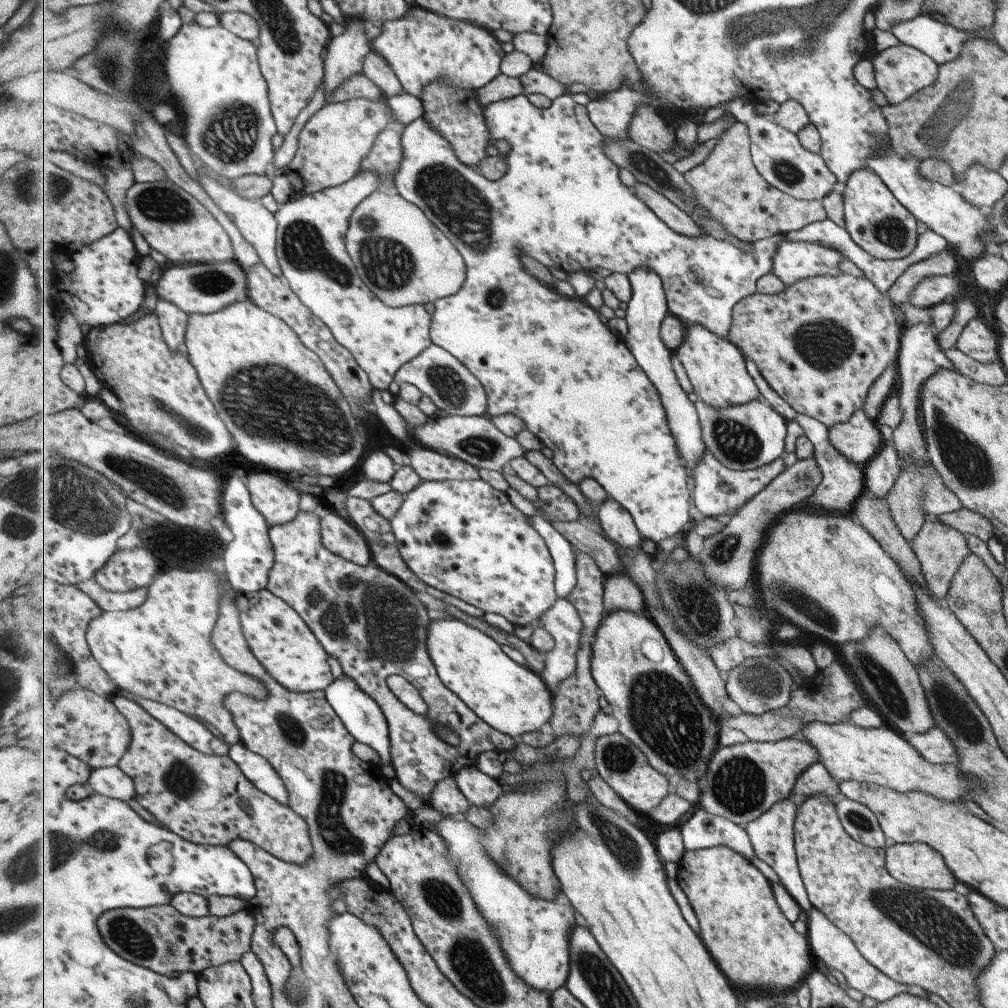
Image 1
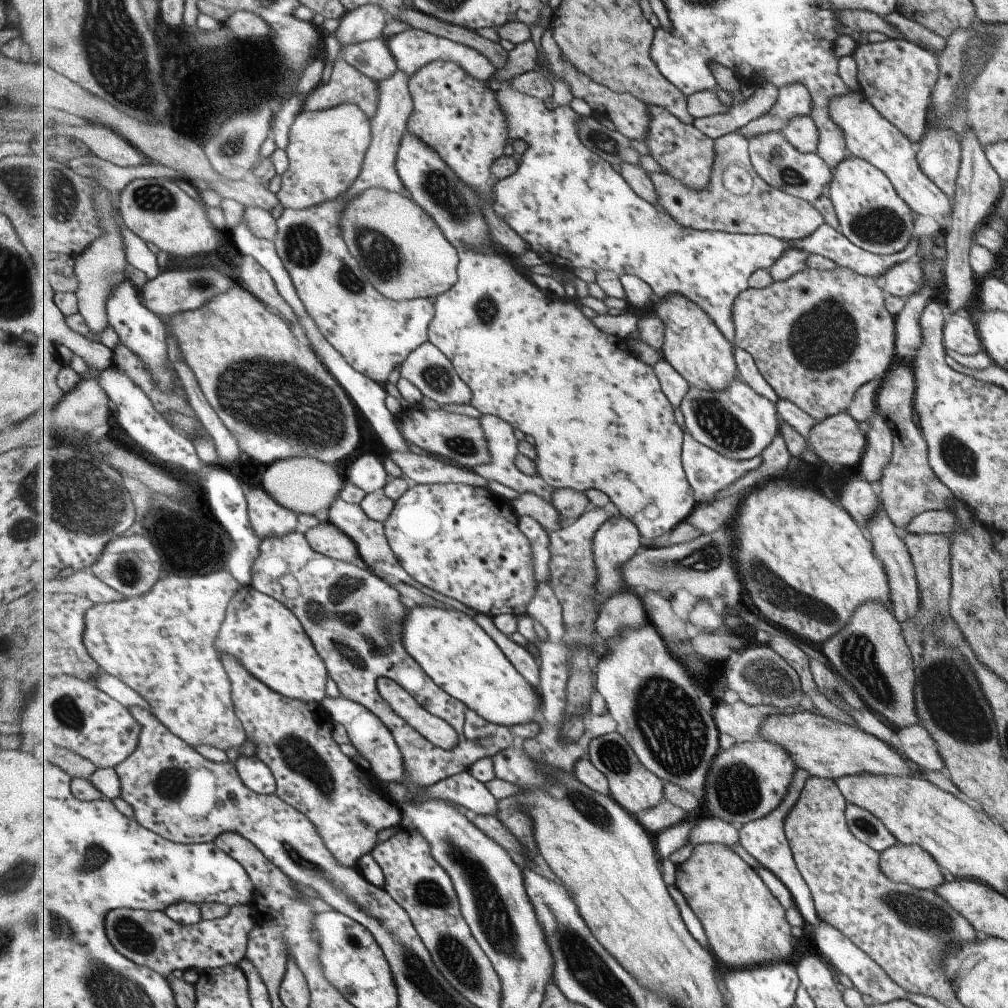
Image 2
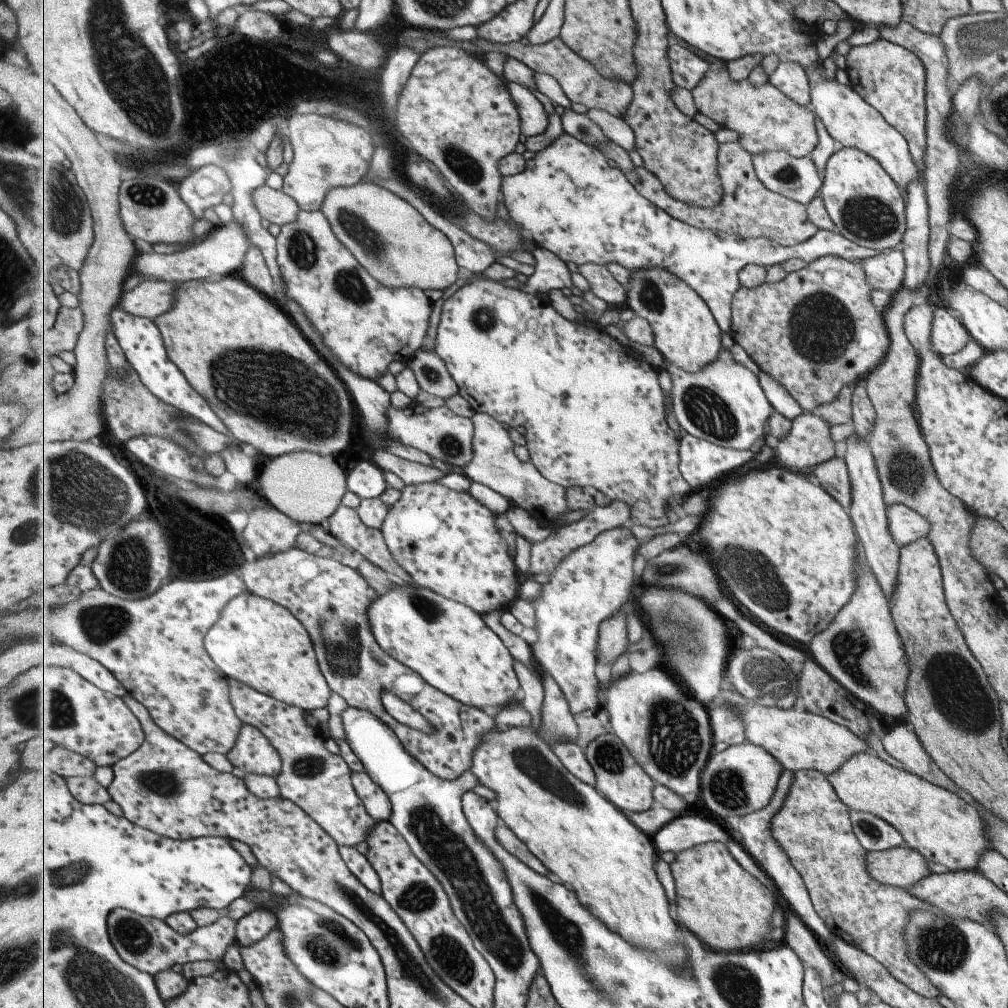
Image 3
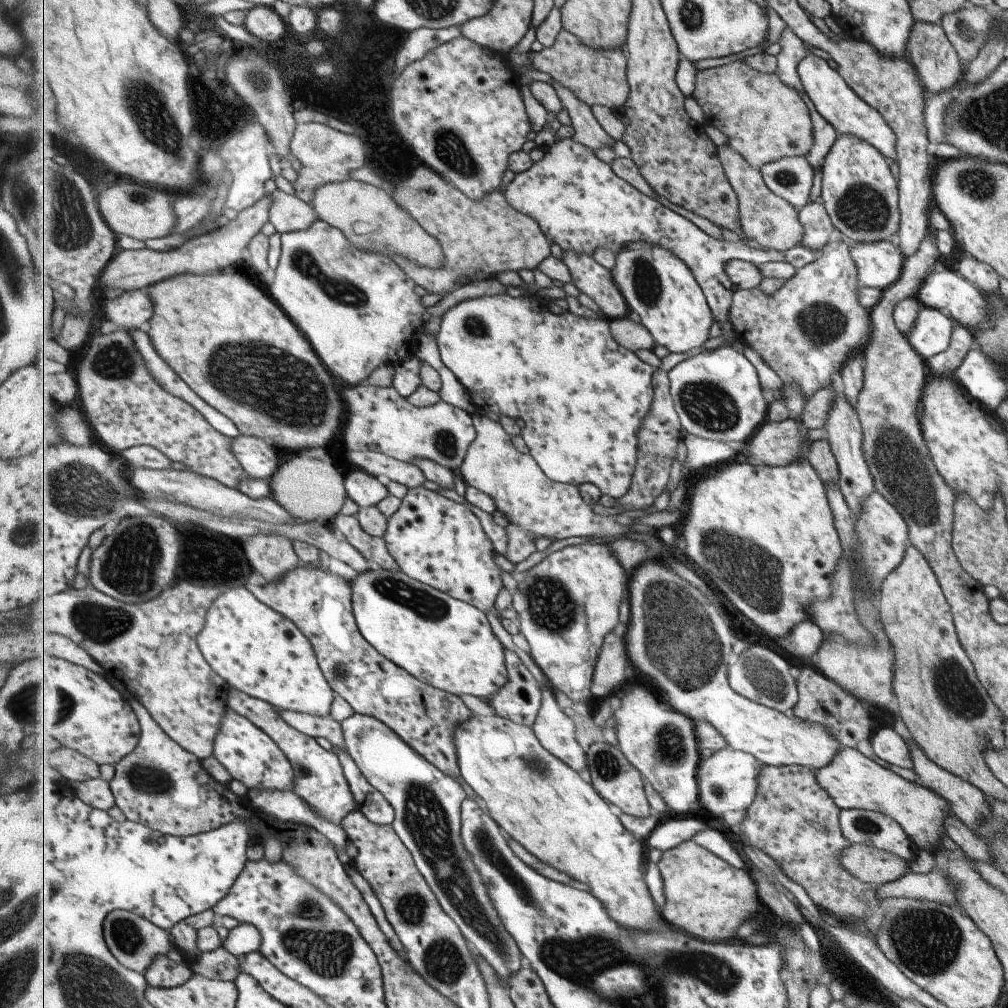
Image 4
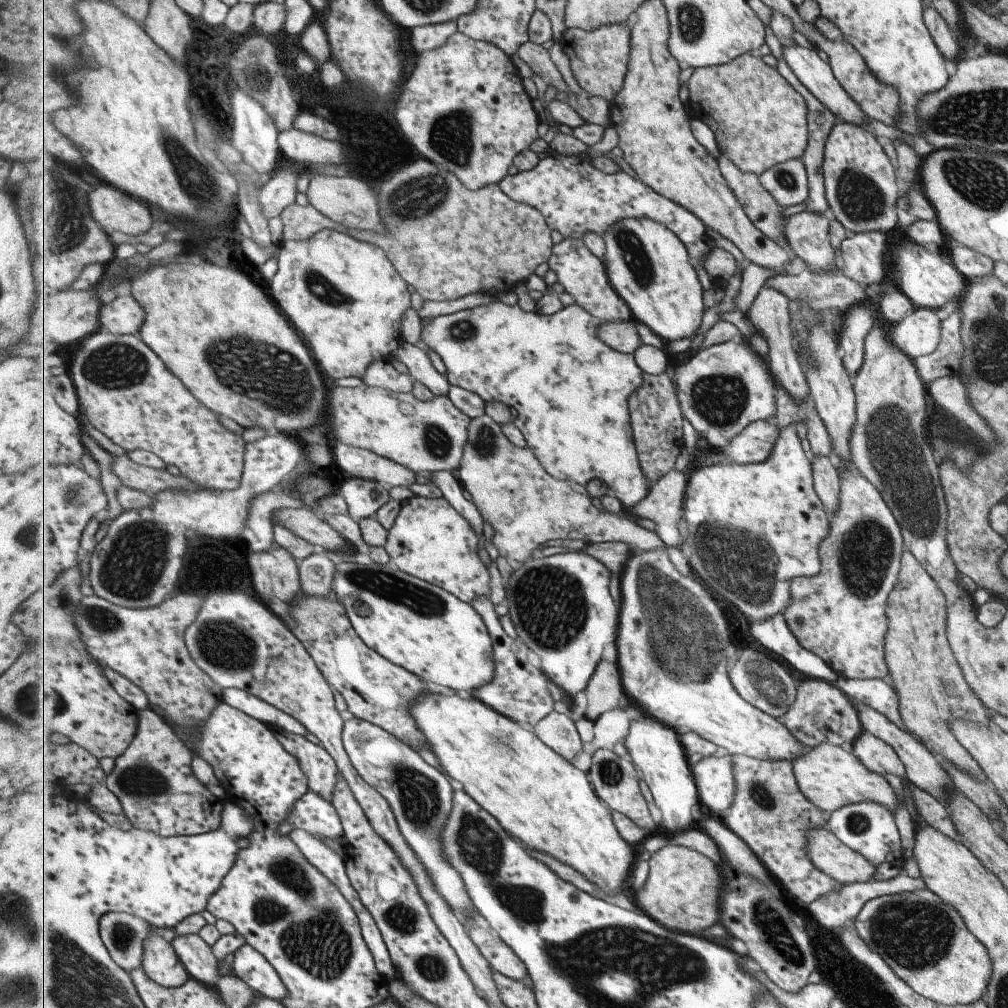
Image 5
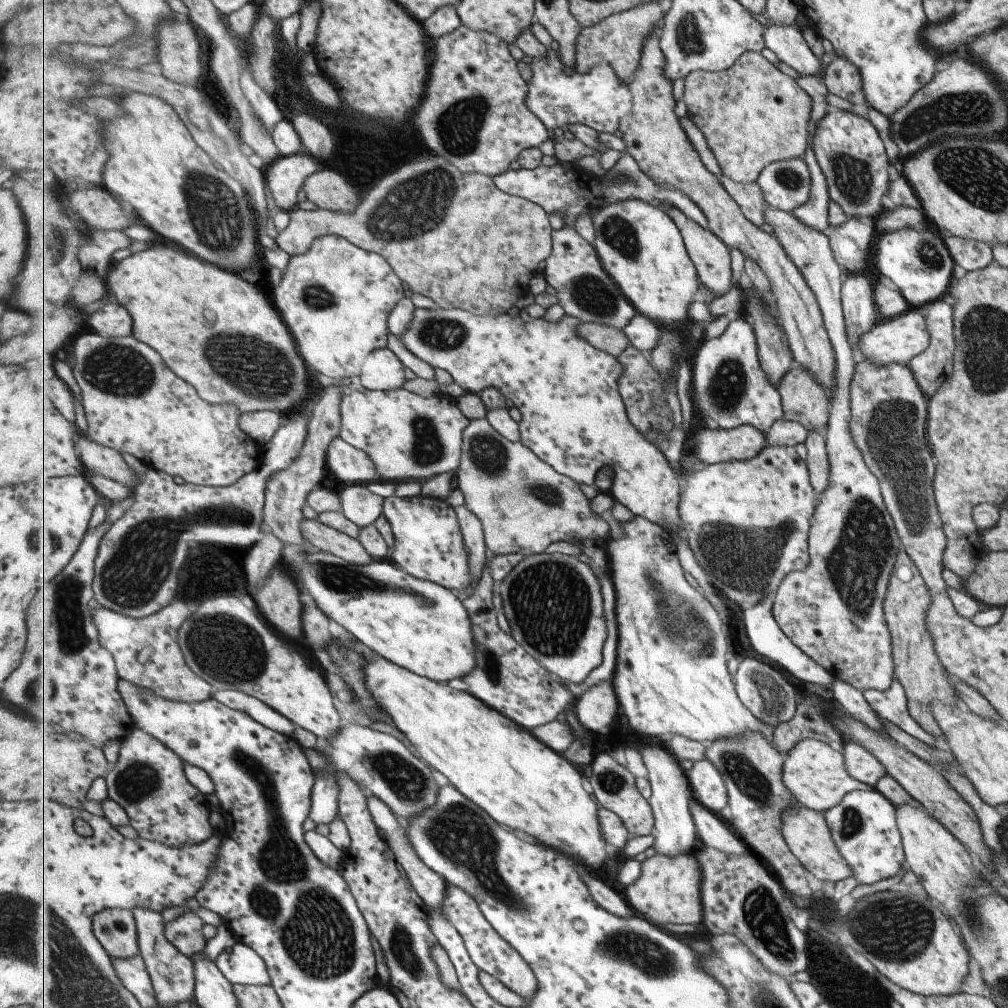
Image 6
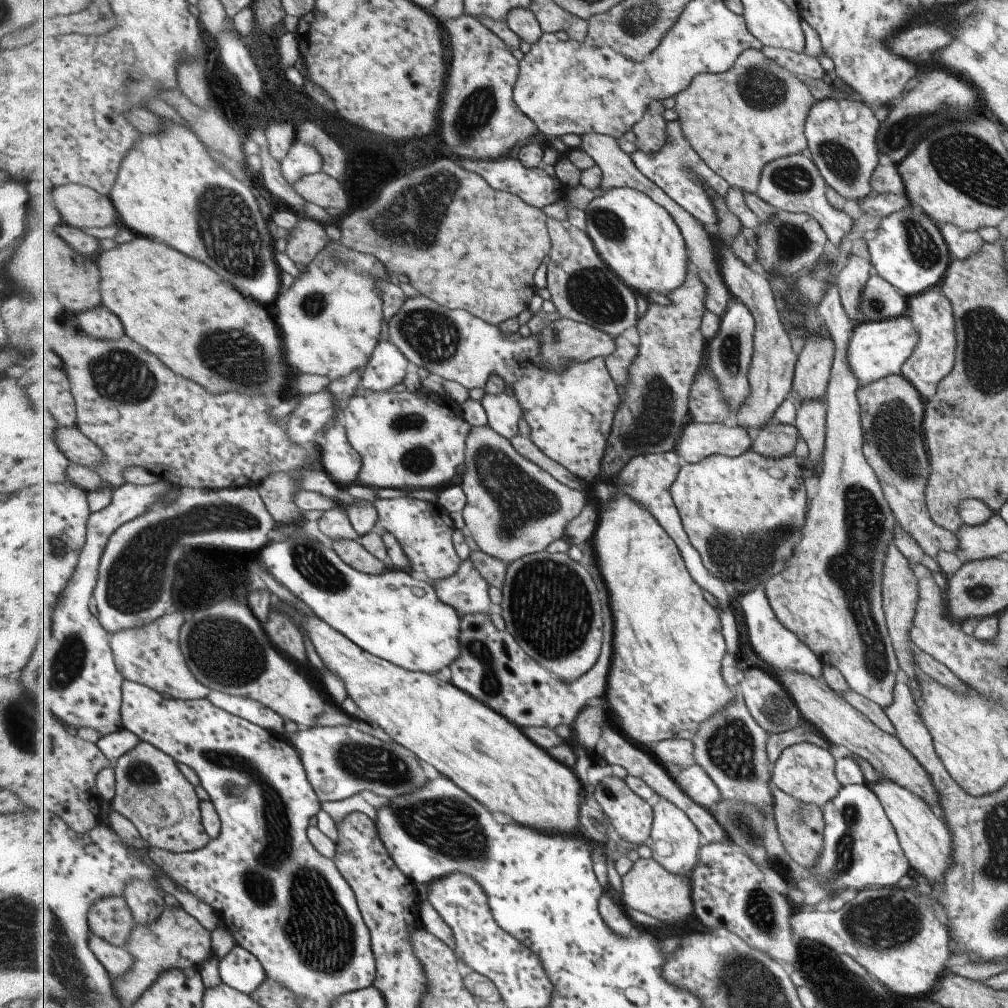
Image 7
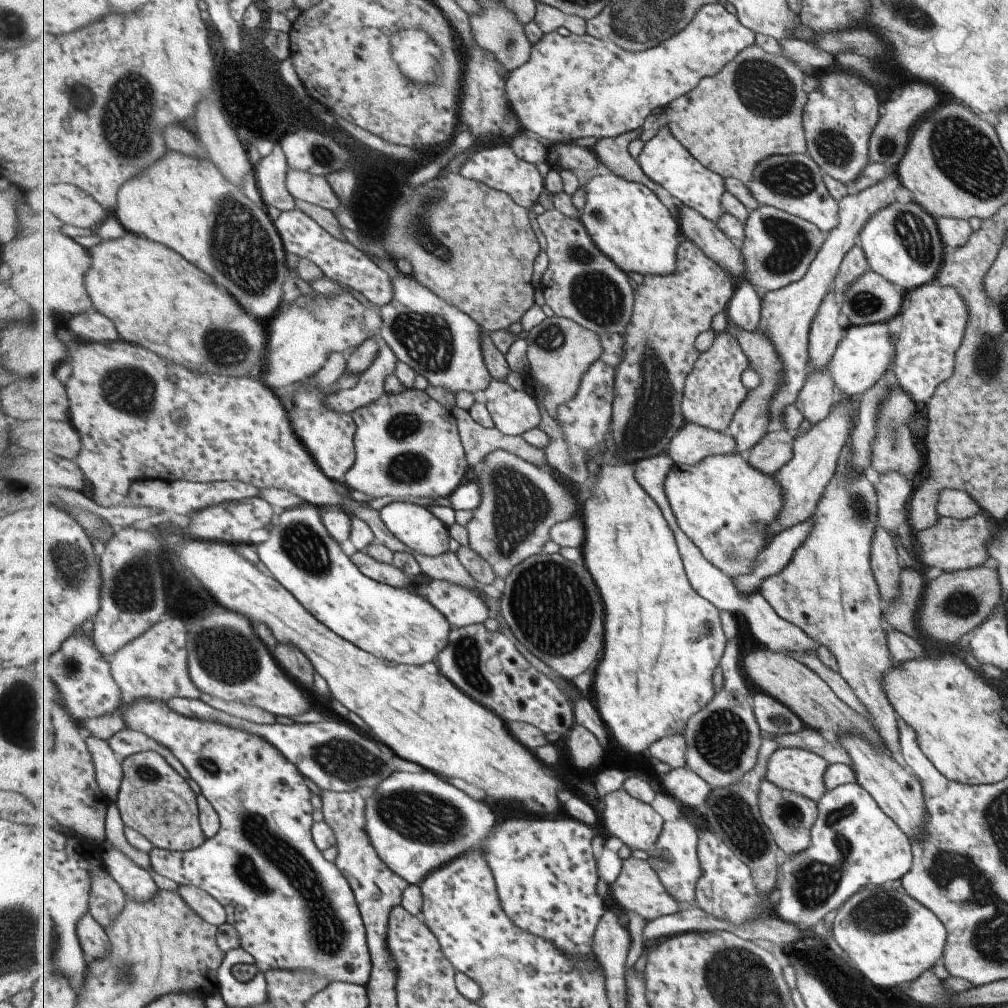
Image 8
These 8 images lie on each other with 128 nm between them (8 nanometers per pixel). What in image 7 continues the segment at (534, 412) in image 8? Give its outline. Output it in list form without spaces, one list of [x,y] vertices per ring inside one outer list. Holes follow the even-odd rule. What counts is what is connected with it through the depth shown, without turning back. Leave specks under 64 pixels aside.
[[[485,394],[481,399],[488,414],[488,425],[504,436],[512,439],[520,434],[521,420],[525,417],[517,396],[511,394]]]

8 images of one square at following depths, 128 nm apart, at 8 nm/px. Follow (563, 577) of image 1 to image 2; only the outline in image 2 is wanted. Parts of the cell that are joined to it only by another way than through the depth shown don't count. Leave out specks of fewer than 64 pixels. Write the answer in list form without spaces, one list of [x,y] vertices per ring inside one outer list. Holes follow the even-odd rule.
[[[525,515],[520,517],[519,525],[521,532],[529,538],[530,544],[533,544],[533,562],[535,562],[535,572],[537,580],[541,583],[551,584],[551,536],[546,528],[535,520],[532,516]]]

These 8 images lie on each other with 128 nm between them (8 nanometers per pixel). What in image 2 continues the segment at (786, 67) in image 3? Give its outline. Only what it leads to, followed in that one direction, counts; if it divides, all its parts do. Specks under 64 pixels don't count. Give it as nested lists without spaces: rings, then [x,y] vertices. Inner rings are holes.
[[[787,84],[778,90],[779,98],[776,106],[765,116],[749,122],[747,126],[738,130],[748,141],[767,132],[783,130],[795,116],[810,114],[811,98],[803,84]]]

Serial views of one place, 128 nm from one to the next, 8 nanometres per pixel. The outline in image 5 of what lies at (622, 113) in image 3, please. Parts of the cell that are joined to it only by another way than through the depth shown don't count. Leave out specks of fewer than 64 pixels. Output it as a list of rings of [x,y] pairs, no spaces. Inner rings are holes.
[[[631,23],[609,24],[599,30],[587,32],[583,29],[568,29],[563,34],[562,50],[569,59],[571,72],[576,82],[597,98],[605,98],[613,103],[623,90],[629,70],[631,55]]]

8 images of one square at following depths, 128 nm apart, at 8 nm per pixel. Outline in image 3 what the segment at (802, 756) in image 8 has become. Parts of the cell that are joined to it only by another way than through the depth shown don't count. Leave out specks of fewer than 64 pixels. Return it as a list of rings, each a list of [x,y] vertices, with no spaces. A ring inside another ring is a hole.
[[[874,753],[851,756],[827,778],[849,811],[863,811],[885,820],[897,829],[905,846],[917,850],[925,860],[945,866],[949,872],[977,871],[983,850],[993,850],[985,834],[985,820],[979,818],[973,806],[953,792],[891,766]]]

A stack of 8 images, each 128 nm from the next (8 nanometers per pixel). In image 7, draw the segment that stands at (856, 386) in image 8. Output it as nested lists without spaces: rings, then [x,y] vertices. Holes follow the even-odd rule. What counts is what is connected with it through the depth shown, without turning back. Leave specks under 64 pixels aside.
[[[905,314],[892,319],[867,321],[862,319],[852,327],[847,347],[847,366],[855,376],[858,386],[871,384],[887,374],[900,374],[900,368],[917,344],[917,332],[913,330],[910,316]]]

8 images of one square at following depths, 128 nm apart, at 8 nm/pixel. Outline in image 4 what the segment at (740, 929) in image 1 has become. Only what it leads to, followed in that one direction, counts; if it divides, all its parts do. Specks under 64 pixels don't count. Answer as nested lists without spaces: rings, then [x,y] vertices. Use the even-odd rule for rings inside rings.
[[[693,841],[663,852],[659,868],[663,874],[667,896],[661,914],[663,921],[668,924],[671,922],[671,927],[675,930],[705,941],[721,942],[736,938],[736,930],[741,924],[766,910],[751,872],[734,868]]]

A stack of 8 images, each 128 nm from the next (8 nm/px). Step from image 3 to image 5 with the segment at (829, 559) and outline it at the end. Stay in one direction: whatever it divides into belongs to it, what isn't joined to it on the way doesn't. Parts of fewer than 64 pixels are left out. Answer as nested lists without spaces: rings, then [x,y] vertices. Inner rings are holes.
[[[763,287],[755,302],[751,305],[746,316],[761,333],[769,345],[769,366],[772,374],[775,374],[777,386],[783,386],[789,394],[795,398],[797,404],[803,404],[809,398],[808,386],[805,380],[802,364],[796,347],[795,336],[791,330],[791,301],[785,294],[781,294],[775,288]],[[797,422],[789,424],[782,427],[769,460],[748,465],[730,463],[700,467],[690,476],[685,497],[689,538],[683,554],[704,583],[737,606],[749,623],[757,624],[771,616],[783,615],[789,604],[793,604],[793,579],[811,578],[821,572],[821,540],[825,540],[829,532],[819,499],[811,488],[811,468],[801,450]]]

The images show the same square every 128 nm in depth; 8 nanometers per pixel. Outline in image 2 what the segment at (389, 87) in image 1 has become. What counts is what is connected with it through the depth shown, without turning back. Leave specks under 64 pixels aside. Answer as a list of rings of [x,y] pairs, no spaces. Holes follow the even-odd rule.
[[[386,37],[349,44],[340,48],[340,52],[351,66],[378,83],[393,78],[398,71],[397,60]]]

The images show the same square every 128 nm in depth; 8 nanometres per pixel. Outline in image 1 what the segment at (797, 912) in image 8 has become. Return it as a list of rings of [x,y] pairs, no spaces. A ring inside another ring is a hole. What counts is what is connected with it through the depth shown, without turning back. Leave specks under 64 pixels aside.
[[[838,797],[833,804],[837,820],[853,840],[869,848],[885,847],[889,841],[881,832],[875,815],[864,805],[847,797]]]

